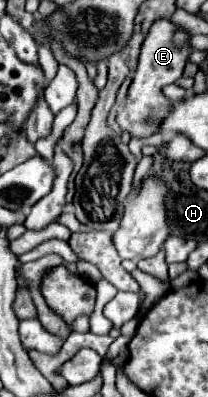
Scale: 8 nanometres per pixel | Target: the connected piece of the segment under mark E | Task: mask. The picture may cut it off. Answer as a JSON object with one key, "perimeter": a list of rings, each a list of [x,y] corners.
{"perimeter":[[[157,20],[151,26],[151,32],[147,34],[147,40],[143,42],[141,48],[141,56],[139,56],[139,66],[133,74],[131,86],[129,86],[129,94],[127,100],[123,104],[123,108],[117,114],[117,124],[129,132],[135,138],[147,138],[159,132],[159,124],[165,120],[165,116],[171,112],[173,100],[169,100],[163,94],[163,86],[177,82],[183,74],[185,62],[189,58],[191,48],[187,46],[189,34],[185,34],[183,30],[175,28],[169,20]]]}

